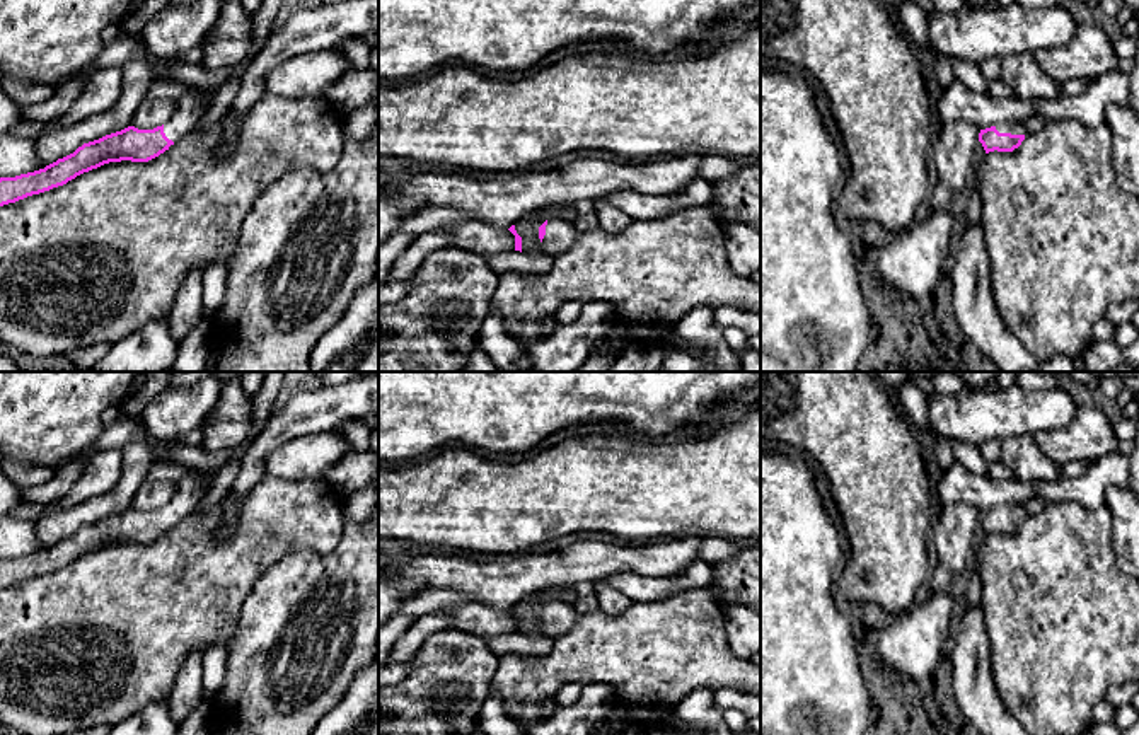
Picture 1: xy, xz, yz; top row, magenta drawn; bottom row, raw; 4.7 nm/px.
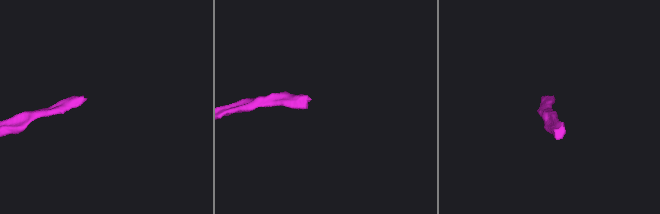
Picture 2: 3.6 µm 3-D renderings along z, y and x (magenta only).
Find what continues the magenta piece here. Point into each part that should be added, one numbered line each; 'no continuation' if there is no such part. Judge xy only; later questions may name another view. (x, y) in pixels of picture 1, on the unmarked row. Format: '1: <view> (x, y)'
1: xy (191, 490)

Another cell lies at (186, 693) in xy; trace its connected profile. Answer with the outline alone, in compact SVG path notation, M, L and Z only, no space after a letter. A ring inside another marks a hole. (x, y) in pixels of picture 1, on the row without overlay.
M193 655L181 665L169 697L169 711L176 725L179 725L198 706L203 694L201 677L201 657Z

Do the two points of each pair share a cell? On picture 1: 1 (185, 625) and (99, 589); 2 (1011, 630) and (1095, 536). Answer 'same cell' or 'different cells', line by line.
1: same cell
2: same cell

